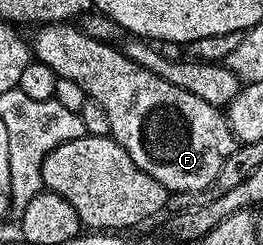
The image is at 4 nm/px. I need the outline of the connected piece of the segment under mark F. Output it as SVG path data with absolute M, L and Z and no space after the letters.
M43 22L36 28L39 29L35 37L29 40L34 59L49 66L49 70L53 70L59 79L77 82L77 86L85 90L88 100L97 102L101 110L105 110L111 127L111 139L122 146L125 154L129 154L129 158L133 158L133 162L137 162L149 178L157 178L168 193L207 192L210 189L219 171L228 167L237 147L226 115L220 109L209 106L209 102L197 98L197 94L189 94L189 90L181 90L181 86L173 86L173 82L165 82L165 78L157 78L157 74L137 66L137 62L124 56L114 43L85 34L82 27L74 23Z

